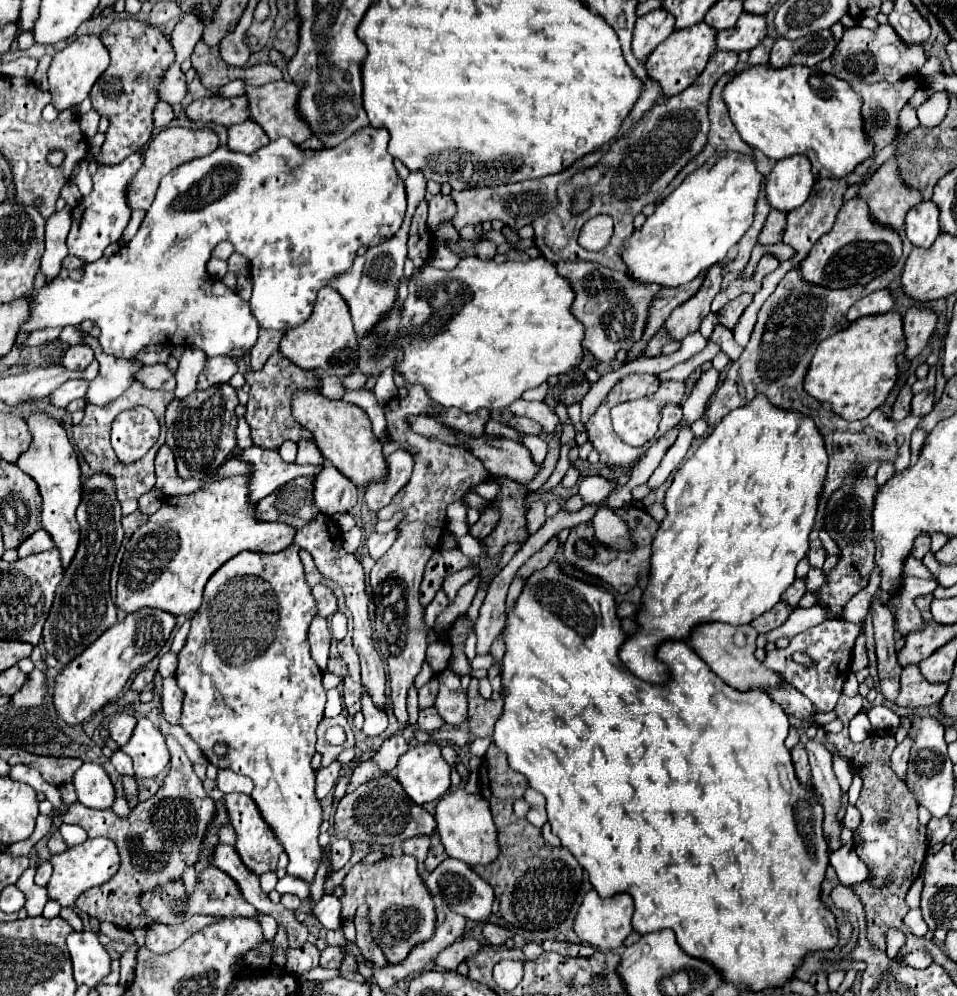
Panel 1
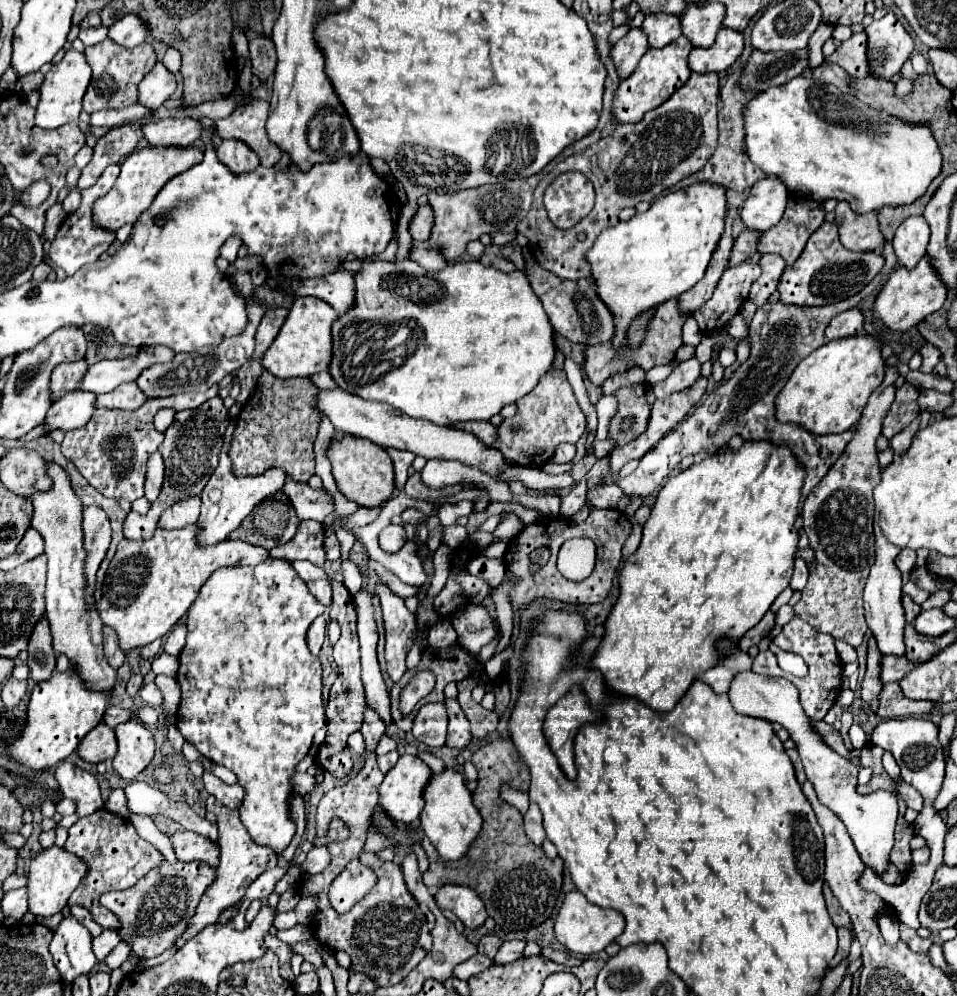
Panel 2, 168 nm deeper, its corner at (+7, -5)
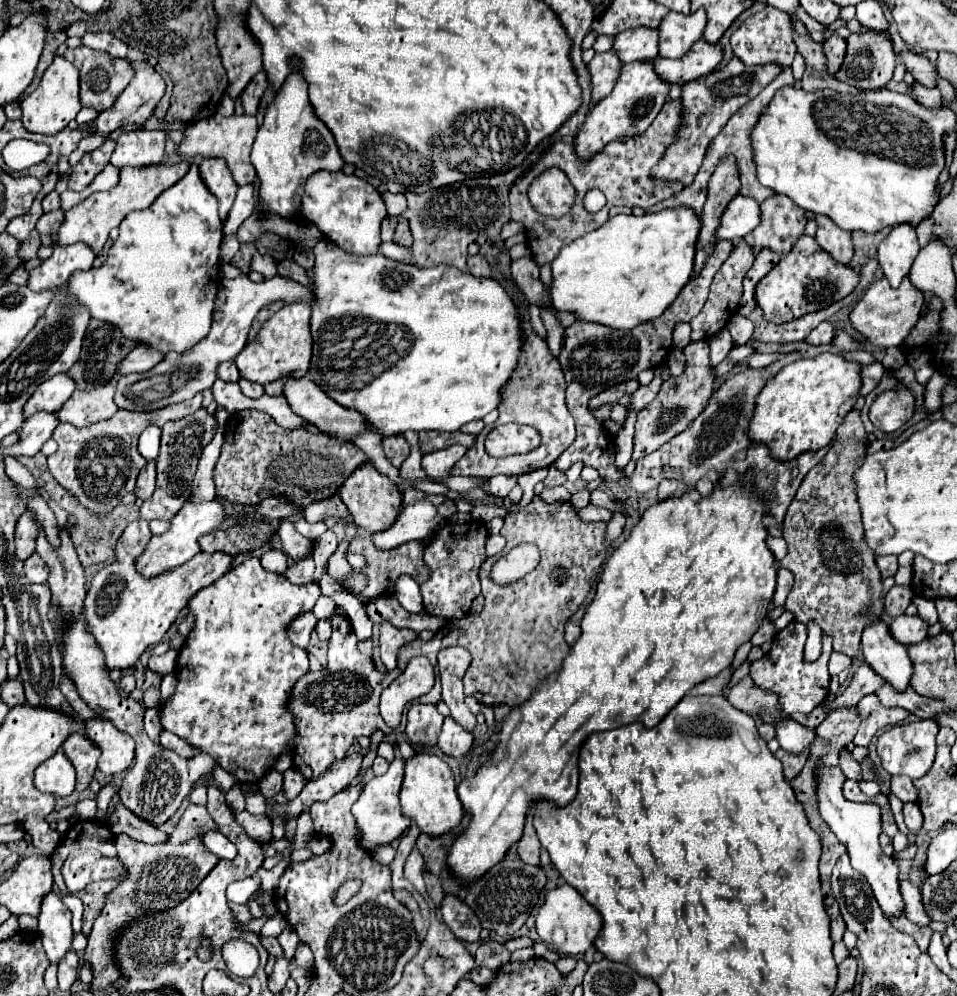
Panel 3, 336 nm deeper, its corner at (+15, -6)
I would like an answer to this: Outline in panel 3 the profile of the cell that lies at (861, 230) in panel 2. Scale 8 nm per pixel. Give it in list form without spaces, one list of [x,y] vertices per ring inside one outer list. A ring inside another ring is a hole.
[[[815,216],[819,228],[817,228],[817,242],[819,246],[829,252],[837,262],[849,264],[853,260],[853,244],[851,244],[851,232],[845,232],[843,228],[837,228],[829,216]]]

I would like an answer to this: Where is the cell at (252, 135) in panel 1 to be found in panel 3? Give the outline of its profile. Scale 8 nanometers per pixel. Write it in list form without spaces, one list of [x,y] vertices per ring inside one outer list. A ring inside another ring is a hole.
[[[205,158],[203,162],[199,162],[199,170],[201,170],[201,178],[209,186],[209,190],[217,196],[219,216],[221,216],[221,220],[225,220],[227,212],[233,206],[237,188],[239,188],[237,182],[233,180],[233,174],[229,172],[229,166],[225,164],[225,160]]]

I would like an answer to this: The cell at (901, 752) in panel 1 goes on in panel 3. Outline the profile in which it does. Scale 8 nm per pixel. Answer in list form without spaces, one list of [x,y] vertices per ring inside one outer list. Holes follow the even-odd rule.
[[[905,802],[903,814],[905,814],[905,824],[907,824],[909,832],[917,834],[923,826],[923,816],[921,816],[921,810],[919,810],[917,802]]]

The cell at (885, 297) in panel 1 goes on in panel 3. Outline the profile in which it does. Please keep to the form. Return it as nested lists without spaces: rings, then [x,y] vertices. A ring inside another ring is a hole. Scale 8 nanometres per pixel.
[[[825,320],[825,322],[821,322],[821,324],[805,338],[805,342],[813,344],[813,346],[819,346],[819,344],[831,344],[833,338],[835,338],[835,326]]]

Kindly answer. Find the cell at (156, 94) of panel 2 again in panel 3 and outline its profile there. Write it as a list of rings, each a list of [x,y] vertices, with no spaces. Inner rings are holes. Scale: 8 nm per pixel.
[[[147,60],[133,62],[133,68],[135,68],[135,78],[133,78],[131,84],[121,92],[121,96],[115,100],[115,104],[113,104],[109,110],[101,112],[99,118],[95,118],[95,120],[91,120],[91,122],[87,122],[87,124],[81,124],[79,130],[87,130],[87,132],[91,132],[91,134],[95,134],[95,136],[97,136],[97,134],[107,136],[107,134],[111,134],[113,130],[117,130],[117,128],[123,126],[123,124],[129,124],[129,122],[141,124],[141,122],[145,122],[145,120],[153,114],[157,102],[159,102],[159,100],[163,98],[163,94],[165,94],[165,80],[161,78],[161,74],[159,74]]]

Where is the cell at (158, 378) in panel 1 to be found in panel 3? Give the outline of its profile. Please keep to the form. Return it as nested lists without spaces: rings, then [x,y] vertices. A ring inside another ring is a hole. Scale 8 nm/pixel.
[[[115,382],[103,384],[101,388],[95,390],[85,390],[85,392],[75,390],[73,396],[59,410],[59,420],[83,428],[87,424],[111,418],[119,410],[113,400],[113,392],[115,392]]]

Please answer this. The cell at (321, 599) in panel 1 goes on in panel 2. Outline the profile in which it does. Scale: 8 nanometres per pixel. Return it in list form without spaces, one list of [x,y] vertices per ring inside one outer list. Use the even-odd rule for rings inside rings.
[[[327,579],[307,581],[307,589],[309,589],[323,605],[329,605],[329,603],[331,603],[331,585],[329,585]]]

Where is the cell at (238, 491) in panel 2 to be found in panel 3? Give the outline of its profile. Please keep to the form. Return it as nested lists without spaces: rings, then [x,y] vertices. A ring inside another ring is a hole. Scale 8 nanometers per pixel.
[[[215,500],[213,502],[185,502],[181,512],[177,512],[177,516],[171,520],[171,528],[165,534],[159,534],[159,536],[151,538],[145,552],[137,558],[137,570],[143,576],[157,576],[157,574],[161,574],[169,568],[185,564],[195,554],[201,552],[199,538],[217,530],[217,528],[221,528],[227,518],[229,518],[227,508],[221,502],[215,502]]]

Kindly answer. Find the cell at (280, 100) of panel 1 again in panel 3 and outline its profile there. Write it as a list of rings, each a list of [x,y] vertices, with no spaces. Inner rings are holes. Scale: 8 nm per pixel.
[[[241,114],[241,116],[211,116],[211,118],[205,118],[205,120],[199,120],[197,124],[191,124],[187,130],[185,130],[185,138],[179,146],[179,152],[193,158],[197,154],[205,156],[205,158],[211,158],[211,156],[217,156],[217,158],[223,158],[227,160],[227,166],[229,170],[233,172],[233,178],[237,180],[239,186],[243,184],[253,184],[257,180],[257,172],[249,160],[249,152],[251,152],[251,144],[255,140],[255,134],[257,134],[257,120],[255,116],[249,116],[249,114]]]

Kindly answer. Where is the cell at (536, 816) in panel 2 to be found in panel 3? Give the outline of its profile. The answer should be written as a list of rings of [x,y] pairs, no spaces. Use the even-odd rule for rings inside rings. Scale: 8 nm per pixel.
[[[529,814],[527,820],[525,820],[523,836],[517,842],[517,852],[519,852],[523,862],[527,862],[527,864],[539,864],[539,850],[541,850],[541,844],[539,844],[537,832],[533,828],[533,816]]]

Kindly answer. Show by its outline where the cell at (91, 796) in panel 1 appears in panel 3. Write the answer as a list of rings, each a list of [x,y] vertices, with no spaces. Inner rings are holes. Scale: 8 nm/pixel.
[[[59,750],[35,770],[35,786],[57,798],[71,796],[75,790],[75,772],[69,758]]]

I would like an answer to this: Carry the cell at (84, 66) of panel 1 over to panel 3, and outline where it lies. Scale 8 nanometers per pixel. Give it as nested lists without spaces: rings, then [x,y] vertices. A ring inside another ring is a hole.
[[[55,56],[51,66],[45,70],[37,90],[33,94],[29,94],[21,102],[21,110],[23,110],[21,122],[29,132],[57,134],[81,110],[81,104],[79,104],[79,72],[77,72],[77,68],[73,68],[73,64],[69,60],[65,60],[63,56]]]

